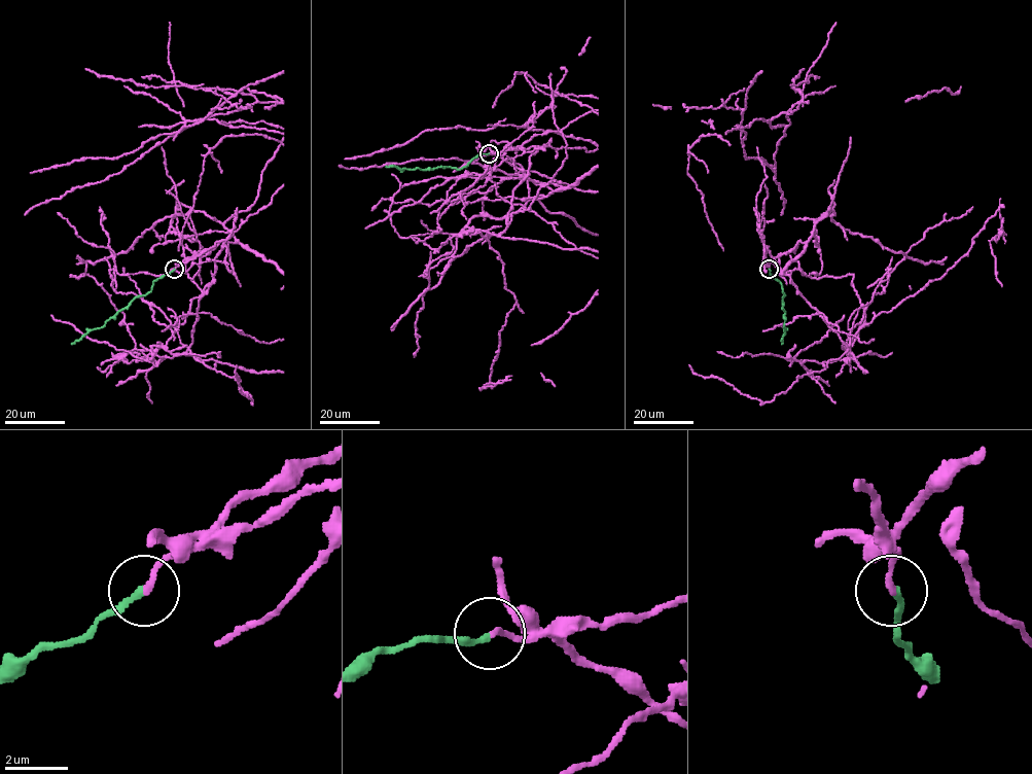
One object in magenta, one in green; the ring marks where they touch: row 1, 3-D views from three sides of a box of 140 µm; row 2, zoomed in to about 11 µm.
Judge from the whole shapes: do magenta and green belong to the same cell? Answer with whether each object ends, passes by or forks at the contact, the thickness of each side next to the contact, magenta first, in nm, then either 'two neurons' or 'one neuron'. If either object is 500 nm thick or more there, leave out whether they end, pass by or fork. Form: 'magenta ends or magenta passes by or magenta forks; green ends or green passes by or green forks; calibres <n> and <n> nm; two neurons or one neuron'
magenta ends; green ends; calibres 180 and 200 nm; two neurons

